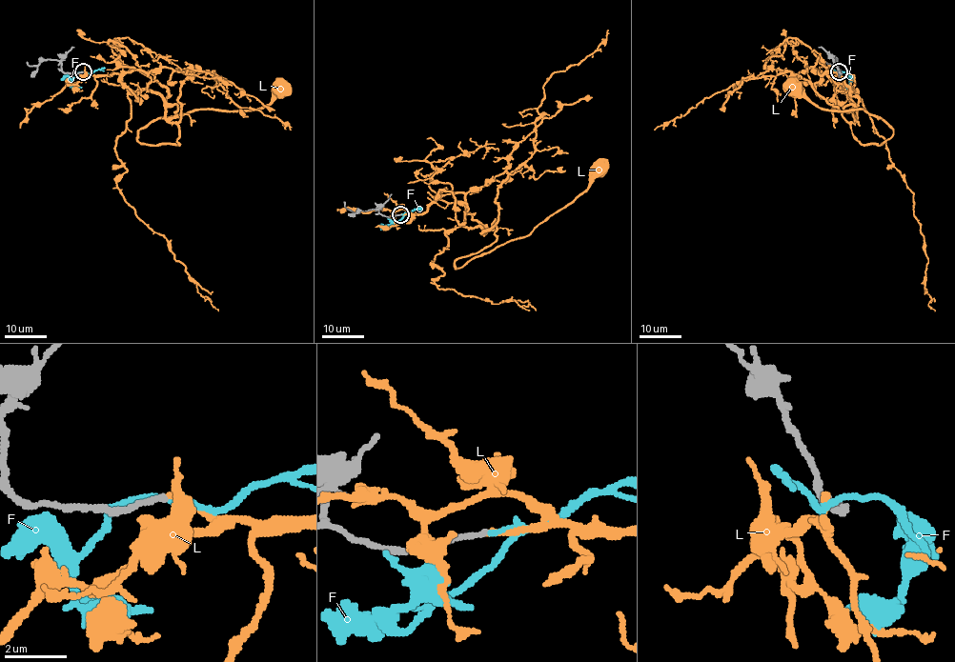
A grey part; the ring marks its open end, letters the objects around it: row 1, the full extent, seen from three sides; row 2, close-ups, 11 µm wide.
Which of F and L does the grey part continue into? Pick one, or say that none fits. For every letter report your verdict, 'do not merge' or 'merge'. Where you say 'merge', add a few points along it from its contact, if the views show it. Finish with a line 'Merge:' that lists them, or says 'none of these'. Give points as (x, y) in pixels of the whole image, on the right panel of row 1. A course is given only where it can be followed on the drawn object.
F: do not merge
L: merge | via (840, 71), (826, 74), (858, 99), (852, 134), (883, 144), (894, 130), (881, 118), (822, 110), (795, 90)
Merge: L

